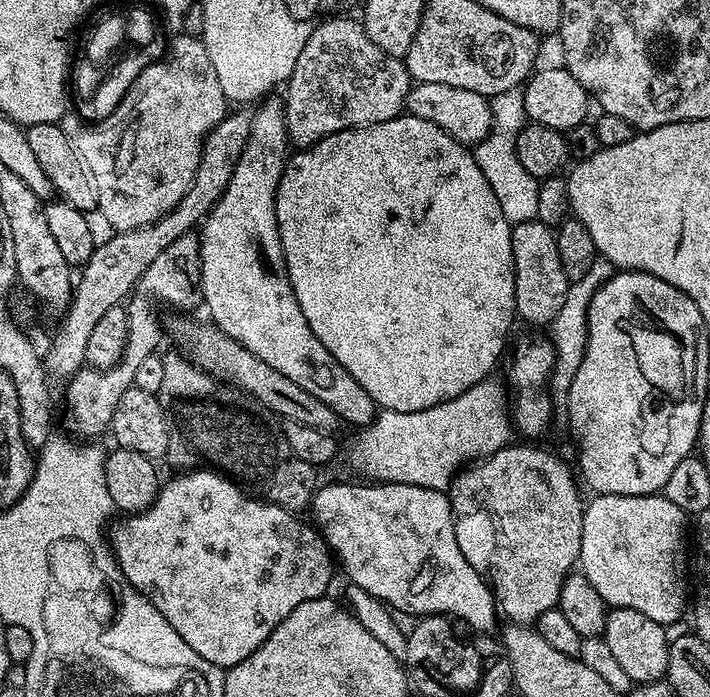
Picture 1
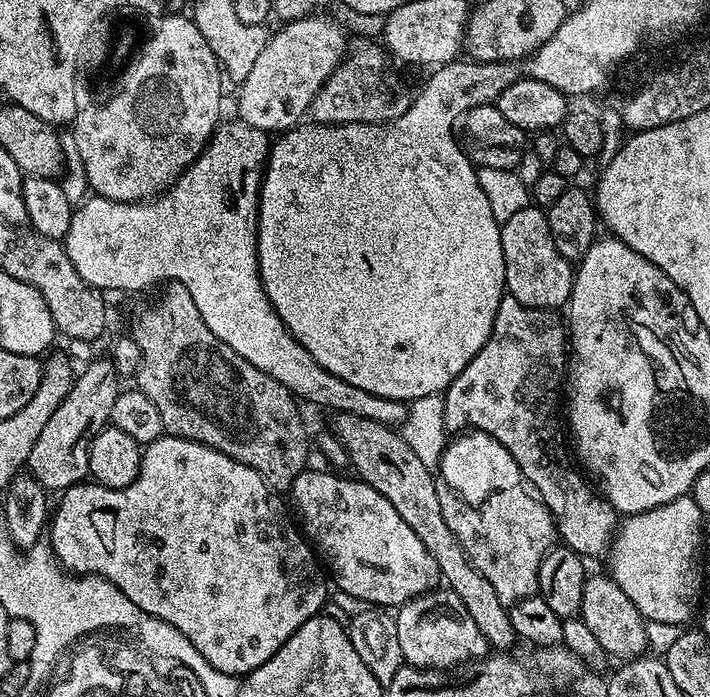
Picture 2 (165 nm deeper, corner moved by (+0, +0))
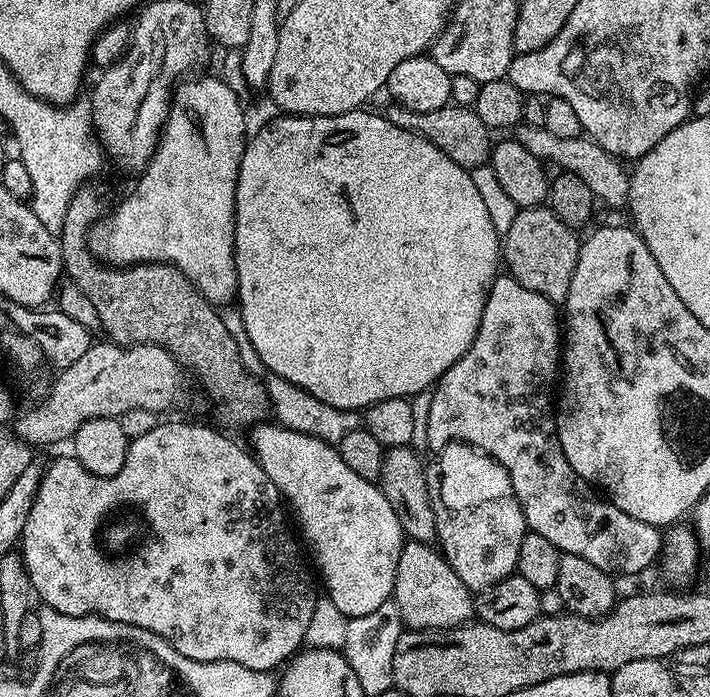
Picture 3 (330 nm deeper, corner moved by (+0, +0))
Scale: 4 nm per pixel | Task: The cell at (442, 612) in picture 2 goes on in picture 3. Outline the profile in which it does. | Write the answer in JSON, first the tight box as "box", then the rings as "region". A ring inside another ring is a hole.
{"box":[392,540,474,630],"region":[[[408,540],[398,558],[392,599],[405,625],[412,630],[447,630],[467,624],[474,616],[474,596],[454,574],[443,552],[432,544]]]}

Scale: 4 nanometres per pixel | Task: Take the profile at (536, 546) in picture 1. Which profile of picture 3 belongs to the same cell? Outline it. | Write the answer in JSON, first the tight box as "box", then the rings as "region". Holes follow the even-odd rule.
{"box":[432,494,530,592],"region":[[[438,494],[433,495],[432,505],[436,511],[436,540],[439,551],[443,552],[444,559],[448,561],[454,574],[462,578],[469,592],[485,592],[490,586],[502,582],[516,572],[518,550],[522,550],[522,540],[530,529],[522,514],[522,506],[515,496],[482,502],[482,506],[471,508],[468,512],[452,512]]]}

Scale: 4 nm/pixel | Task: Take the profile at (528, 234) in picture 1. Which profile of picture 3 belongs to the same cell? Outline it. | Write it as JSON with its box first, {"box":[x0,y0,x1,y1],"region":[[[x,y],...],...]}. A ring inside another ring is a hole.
{"box":[502,208,581,306],"region":[[[521,208],[510,230],[502,233],[502,264],[508,267],[507,275],[522,282],[526,290],[534,290],[534,294],[542,294],[542,298],[560,306],[570,294],[570,278],[574,278],[574,266],[578,266],[581,243],[581,237],[562,223],[551,208]]]}

